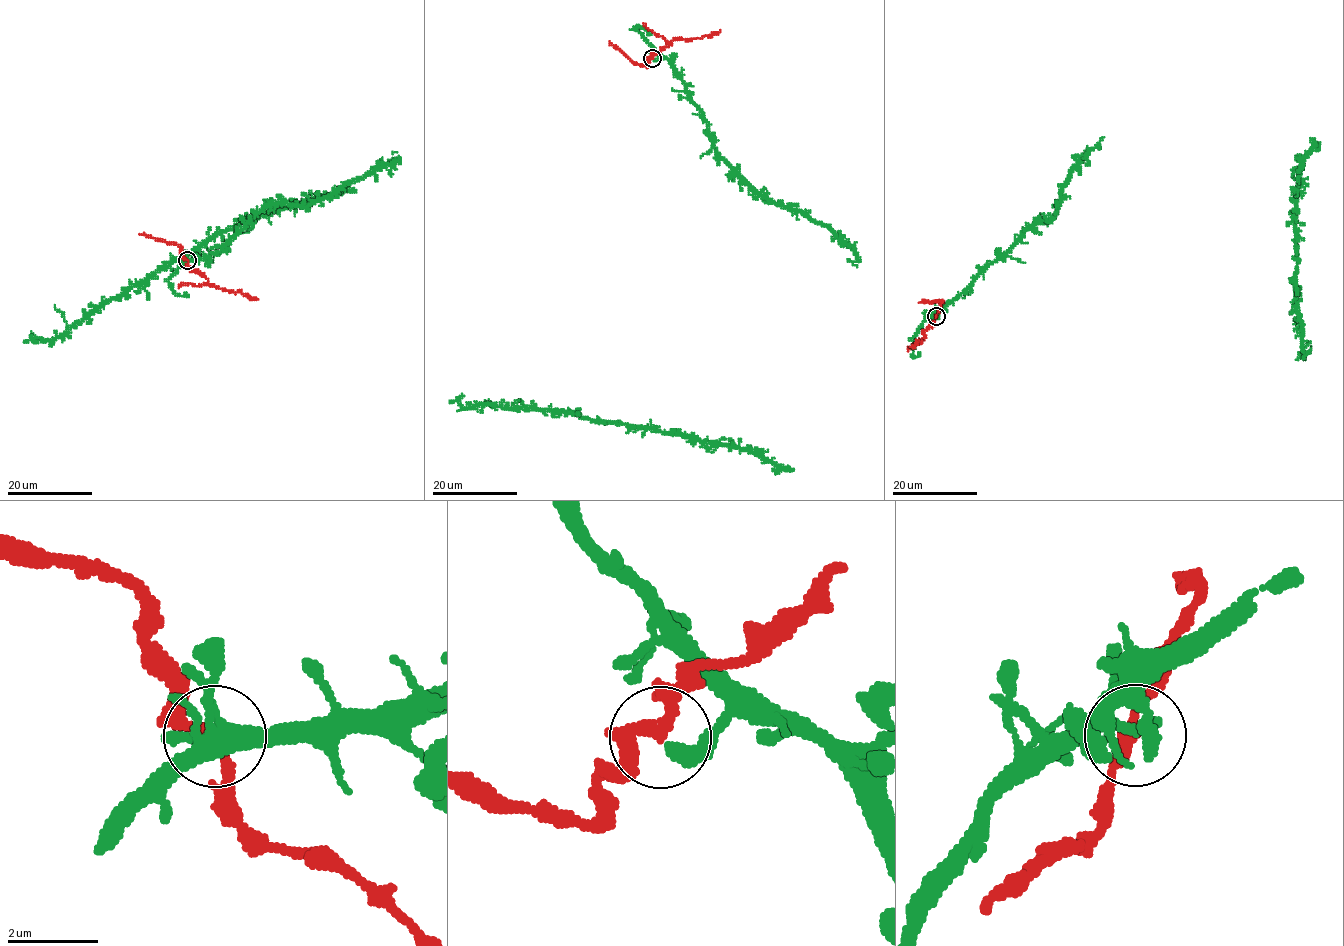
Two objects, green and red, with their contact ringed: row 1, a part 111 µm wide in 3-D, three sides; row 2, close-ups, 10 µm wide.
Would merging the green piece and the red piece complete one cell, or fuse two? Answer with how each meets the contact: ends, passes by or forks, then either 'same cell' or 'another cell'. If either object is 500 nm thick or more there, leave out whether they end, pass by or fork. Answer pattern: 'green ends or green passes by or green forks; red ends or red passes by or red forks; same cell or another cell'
green ends; red passes by; another cell

